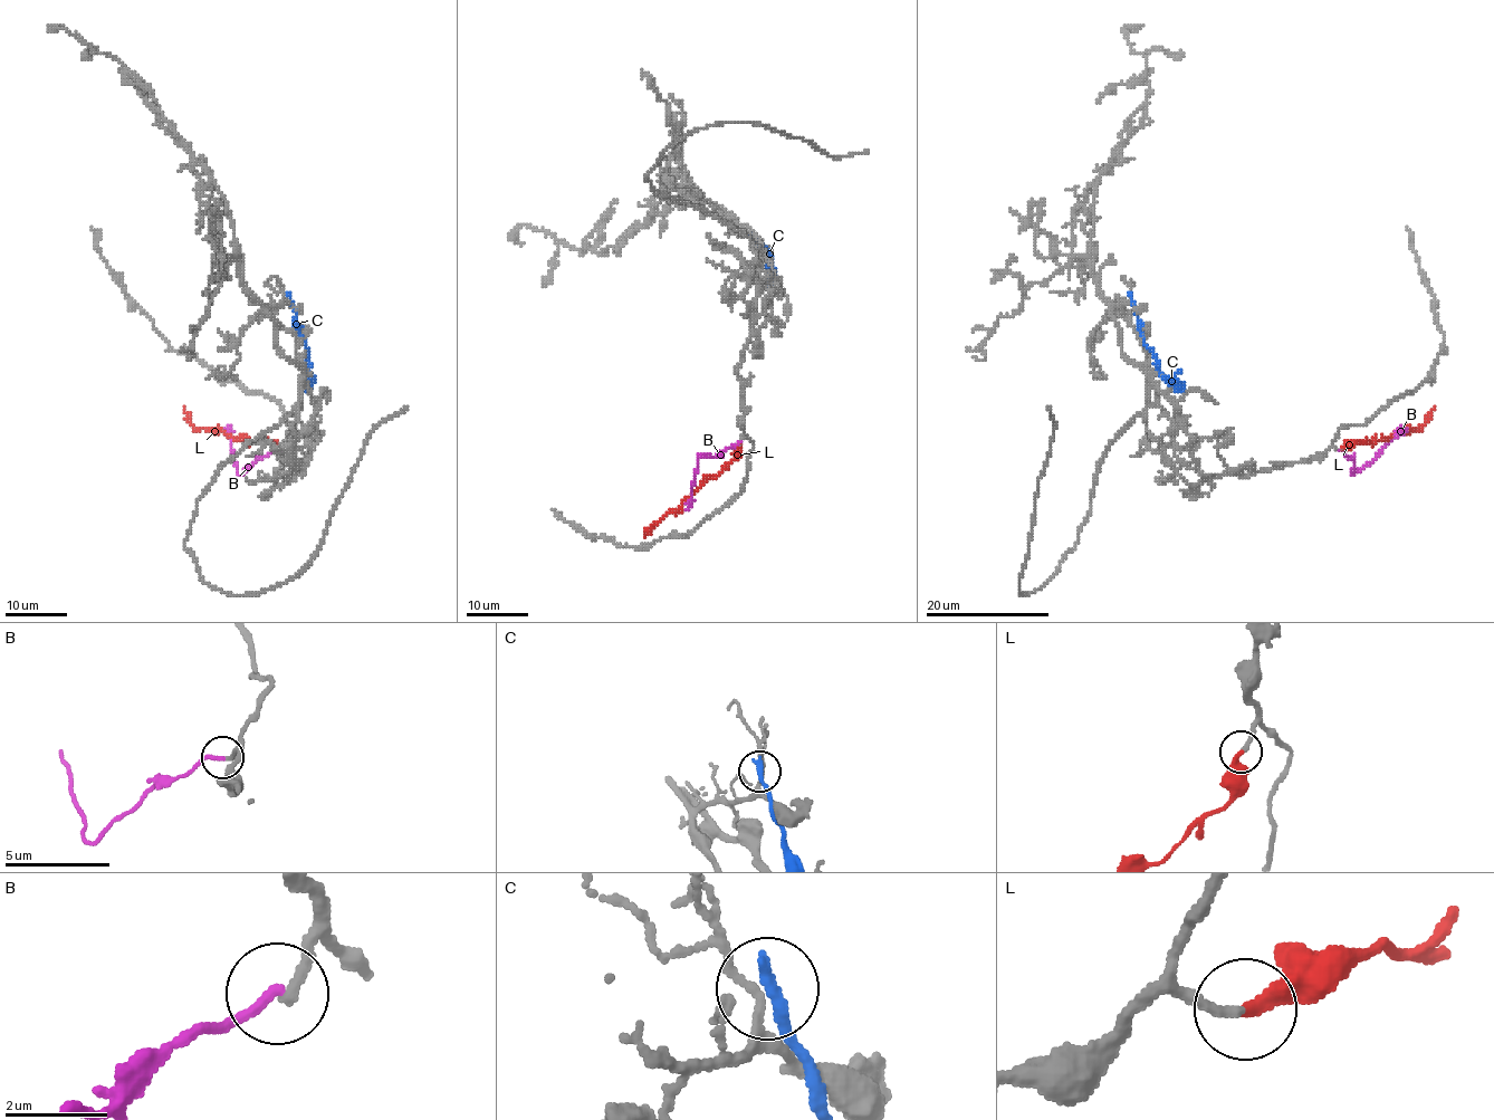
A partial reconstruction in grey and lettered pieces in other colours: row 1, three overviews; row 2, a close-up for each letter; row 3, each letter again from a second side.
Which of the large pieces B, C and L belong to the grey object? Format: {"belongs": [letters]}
{"belongs": ["L"]}

